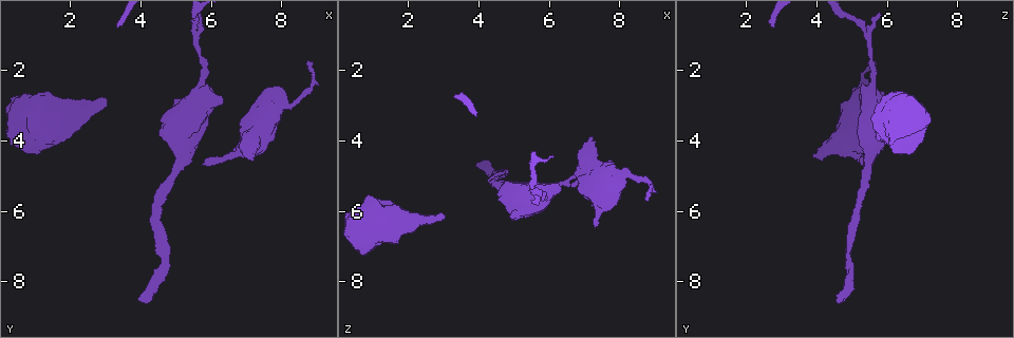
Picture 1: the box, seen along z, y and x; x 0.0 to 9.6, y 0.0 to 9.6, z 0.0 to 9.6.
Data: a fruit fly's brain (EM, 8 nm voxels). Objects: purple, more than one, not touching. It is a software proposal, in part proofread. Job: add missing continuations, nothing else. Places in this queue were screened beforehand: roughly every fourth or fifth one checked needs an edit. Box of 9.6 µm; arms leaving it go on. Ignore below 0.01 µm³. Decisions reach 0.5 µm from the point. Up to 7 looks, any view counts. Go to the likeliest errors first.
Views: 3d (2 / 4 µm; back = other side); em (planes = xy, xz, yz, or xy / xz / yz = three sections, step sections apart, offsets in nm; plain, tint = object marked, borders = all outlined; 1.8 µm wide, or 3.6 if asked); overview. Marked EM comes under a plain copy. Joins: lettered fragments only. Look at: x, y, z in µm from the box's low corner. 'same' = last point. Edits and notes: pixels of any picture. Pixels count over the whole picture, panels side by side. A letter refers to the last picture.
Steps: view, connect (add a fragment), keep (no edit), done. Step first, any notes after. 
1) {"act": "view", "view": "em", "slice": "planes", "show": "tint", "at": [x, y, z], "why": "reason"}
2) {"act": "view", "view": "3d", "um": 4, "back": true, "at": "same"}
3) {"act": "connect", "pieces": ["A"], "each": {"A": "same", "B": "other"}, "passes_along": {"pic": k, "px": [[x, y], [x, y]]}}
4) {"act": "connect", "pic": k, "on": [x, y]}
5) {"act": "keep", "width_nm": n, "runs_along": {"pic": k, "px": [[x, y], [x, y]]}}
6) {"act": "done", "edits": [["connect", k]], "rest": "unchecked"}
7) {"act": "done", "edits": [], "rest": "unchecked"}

{"act": "view", "view": "3d", "um": 2, "at": [3.00, 2.80, 6.15], "why": "long arm stops here"}

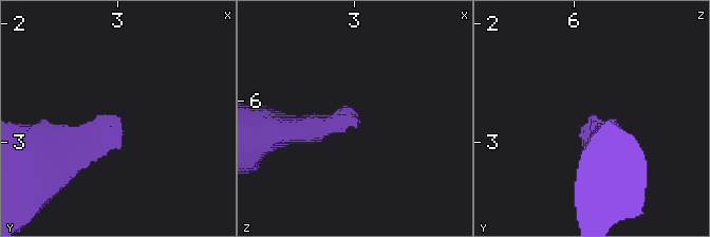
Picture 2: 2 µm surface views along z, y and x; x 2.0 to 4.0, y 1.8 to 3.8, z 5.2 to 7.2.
{"act": "view", "view": "em", "slice": "xz", "step": 4, "show": "tint", "at": [3.06, 2.84, 6.16], "why": "shape alone is not enough"}

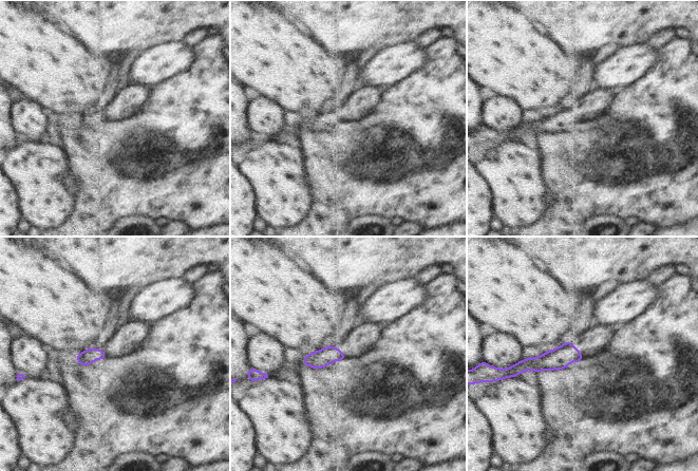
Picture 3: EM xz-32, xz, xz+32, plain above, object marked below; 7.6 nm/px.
{"act": "view", "view": "em", "slice": "planes", "show": "borders", "at": "same"}

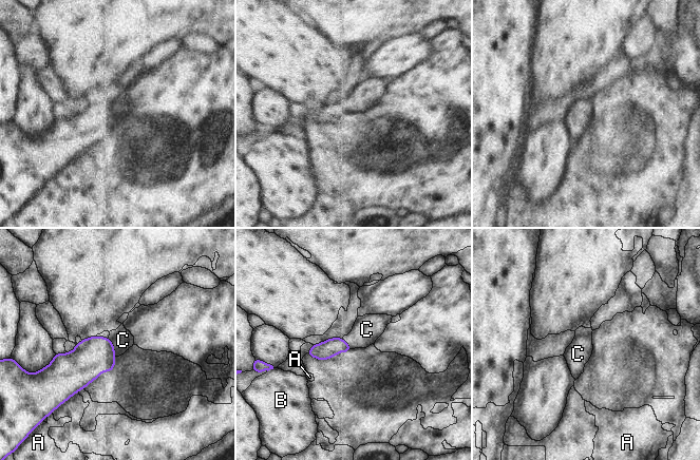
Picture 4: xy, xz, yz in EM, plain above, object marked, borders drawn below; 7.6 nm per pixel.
{"act": "connect", "pieces": ["C"], "each": {"A": "other", "B": "other", "C": "same"}, "passes_along": {"pic": 4, "px": [[93, 356], [113, 347], [123, 340]]}, "found": "it goes on there"}

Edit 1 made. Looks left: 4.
{"act": "view", "view": "3d", "um": 4, "at": [3.85, 8.50, 4.65], "why": "branch stops here"}

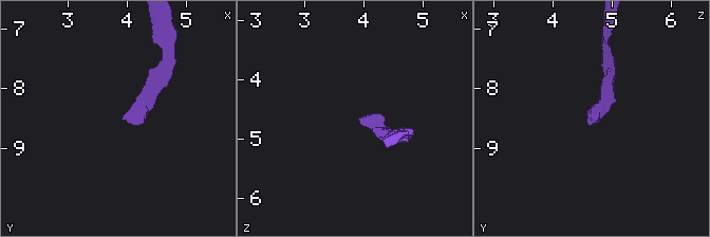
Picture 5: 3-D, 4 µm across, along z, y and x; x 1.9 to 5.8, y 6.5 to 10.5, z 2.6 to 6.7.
{"act": "view", "view": "em", "slice": "xz", "step": 16, "show": "borders", "at": [3.90, 8.55, 4.65], "why": "need the tissue"}

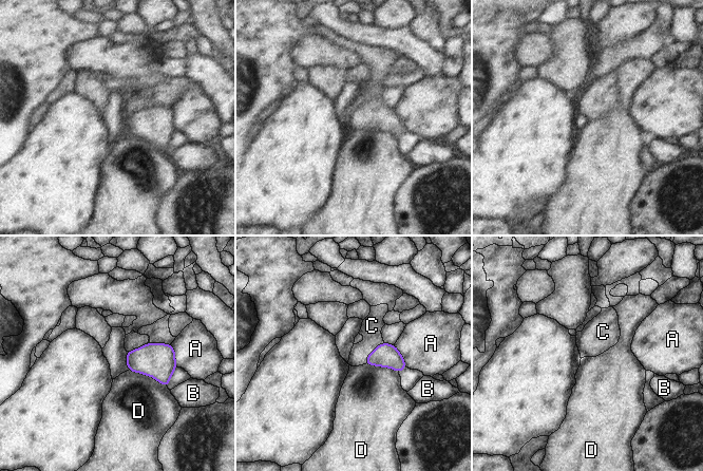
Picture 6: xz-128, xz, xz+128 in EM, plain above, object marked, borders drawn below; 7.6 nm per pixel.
{"act": "view", "view": "em", "slice": "planes", "show": "borders", "at": "same"}

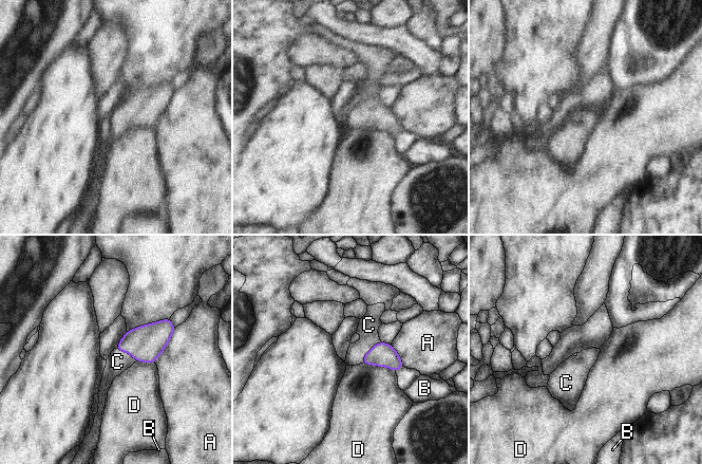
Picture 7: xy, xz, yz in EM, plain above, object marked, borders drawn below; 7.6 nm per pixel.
{"act": "connect", "pieces": ["C"], "each": {"A": "other", "B": "other", "C": "same", "D": "other"}, "passes_along": {"pic": 7, "px": [[381, 354], [368, 351], [368, 325]]}, "found": "the cell continues"}

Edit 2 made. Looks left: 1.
{"act": "done", "edits": [["connect", 4], ["connect", 7]], "rest": "unchecked"}

